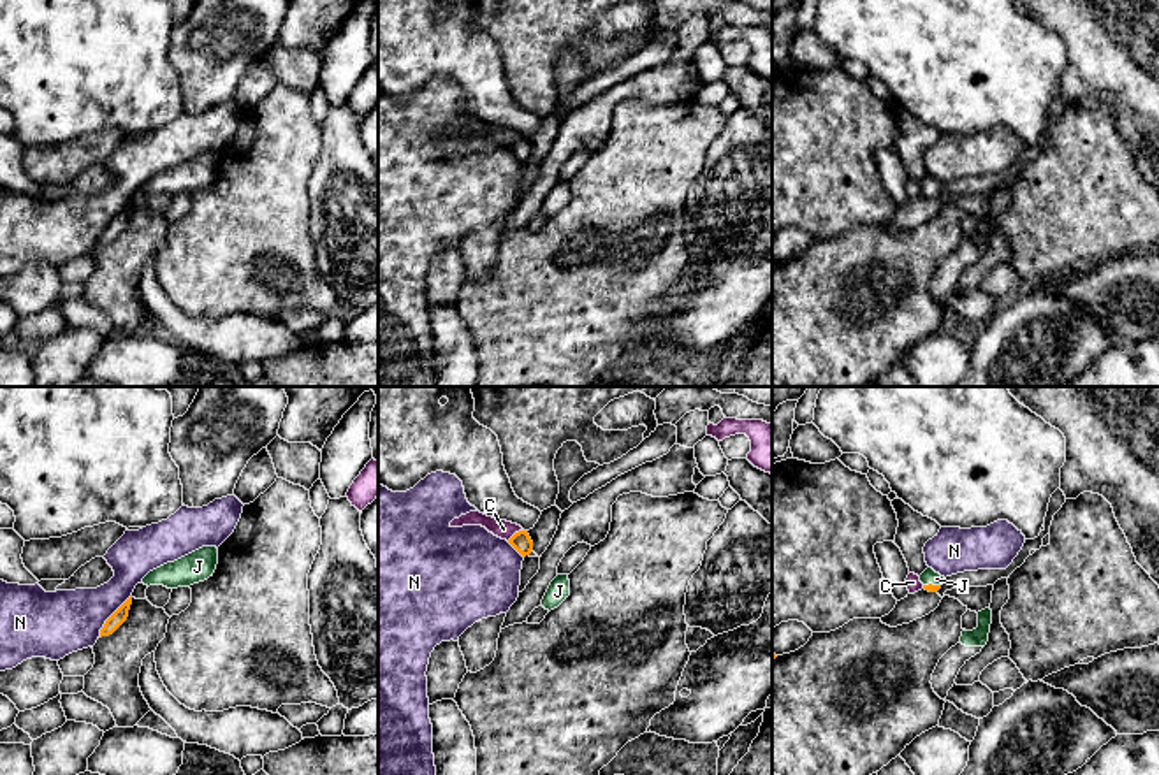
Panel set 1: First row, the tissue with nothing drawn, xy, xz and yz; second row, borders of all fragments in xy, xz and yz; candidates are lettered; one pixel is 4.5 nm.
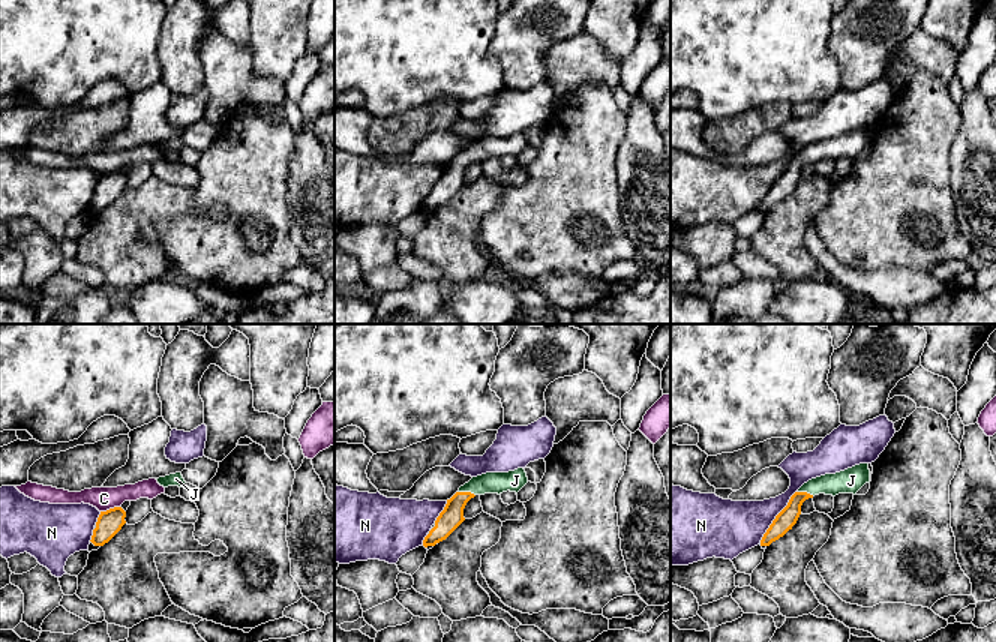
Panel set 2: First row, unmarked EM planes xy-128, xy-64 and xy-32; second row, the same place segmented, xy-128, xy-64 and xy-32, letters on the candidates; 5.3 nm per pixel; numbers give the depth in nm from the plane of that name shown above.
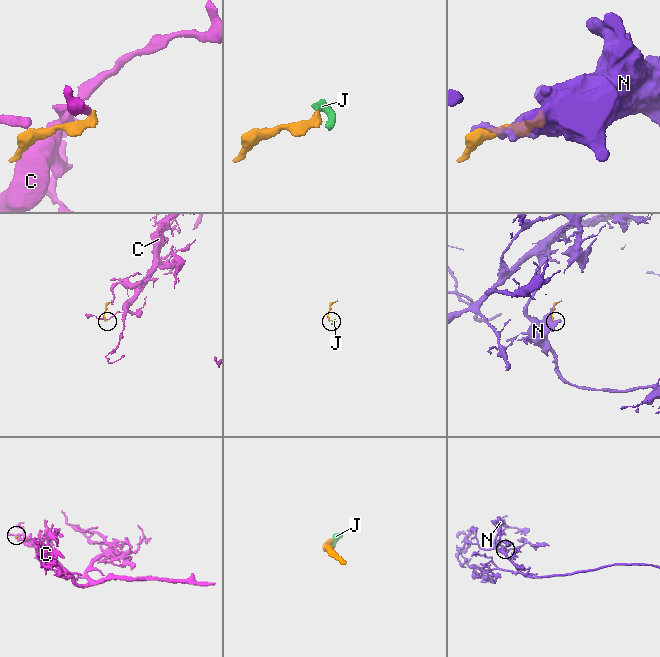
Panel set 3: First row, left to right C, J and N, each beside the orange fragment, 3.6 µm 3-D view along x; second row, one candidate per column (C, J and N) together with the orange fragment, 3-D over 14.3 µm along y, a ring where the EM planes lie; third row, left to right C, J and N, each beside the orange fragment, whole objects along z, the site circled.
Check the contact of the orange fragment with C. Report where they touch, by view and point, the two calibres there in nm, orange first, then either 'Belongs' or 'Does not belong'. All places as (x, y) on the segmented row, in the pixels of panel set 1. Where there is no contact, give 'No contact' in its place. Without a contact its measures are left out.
Touches orange at xz (516, 533). Thickness 90 nm (orange) against 90 nm. Does not belong

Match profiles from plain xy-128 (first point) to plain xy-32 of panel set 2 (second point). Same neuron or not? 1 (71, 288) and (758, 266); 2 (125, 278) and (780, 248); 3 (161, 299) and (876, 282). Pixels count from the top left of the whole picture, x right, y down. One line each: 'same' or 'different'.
1: different
2: same
3: different

